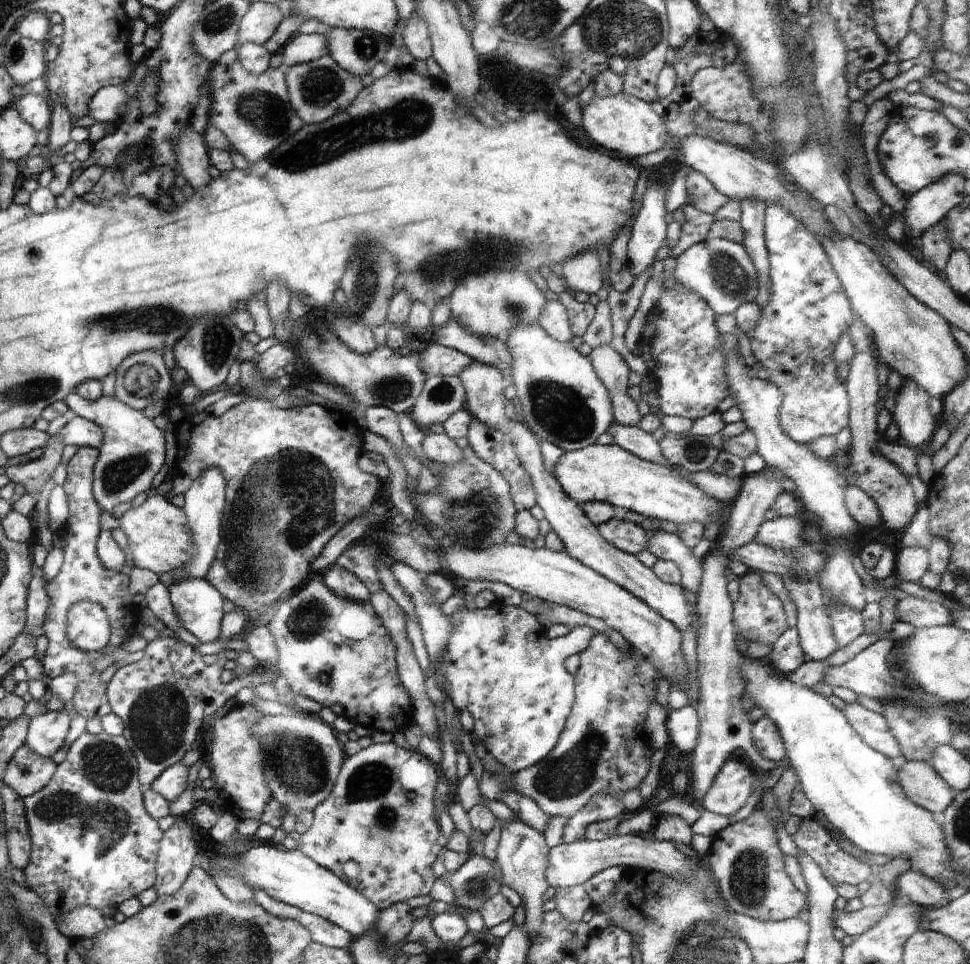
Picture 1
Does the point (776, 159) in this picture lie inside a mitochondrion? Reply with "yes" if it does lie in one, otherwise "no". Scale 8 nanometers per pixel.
no

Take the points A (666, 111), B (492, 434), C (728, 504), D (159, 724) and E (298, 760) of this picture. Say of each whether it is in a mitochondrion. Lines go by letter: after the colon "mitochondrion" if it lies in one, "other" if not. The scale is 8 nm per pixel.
A: other
B: other
C: other
D: mitochondrion
E: mitochondrion

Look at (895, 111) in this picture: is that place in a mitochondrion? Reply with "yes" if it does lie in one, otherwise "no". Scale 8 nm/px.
no

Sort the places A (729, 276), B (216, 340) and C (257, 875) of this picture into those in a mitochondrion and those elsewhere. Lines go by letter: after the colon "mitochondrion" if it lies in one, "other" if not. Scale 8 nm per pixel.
A: mitochondrion
B: mitochondrion
C: other

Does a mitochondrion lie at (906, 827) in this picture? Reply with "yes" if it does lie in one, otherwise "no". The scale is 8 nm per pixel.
no

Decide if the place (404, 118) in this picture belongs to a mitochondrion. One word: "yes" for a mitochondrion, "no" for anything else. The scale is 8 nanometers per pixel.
yes

